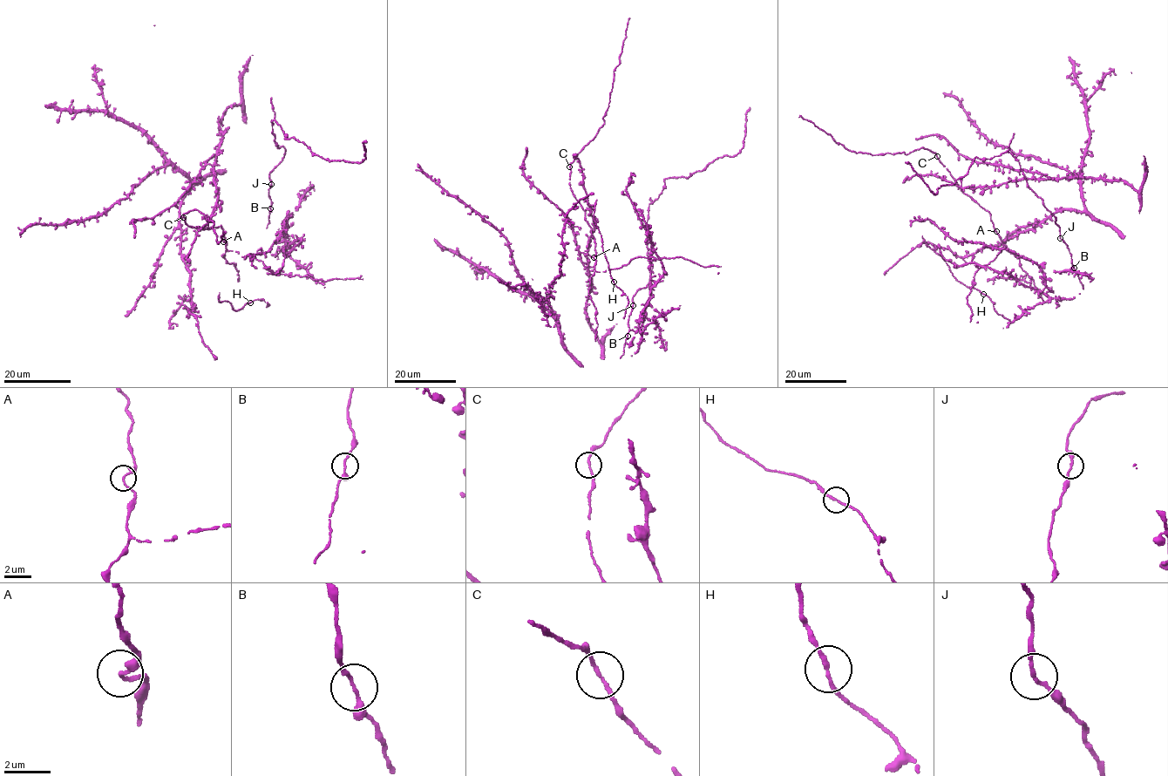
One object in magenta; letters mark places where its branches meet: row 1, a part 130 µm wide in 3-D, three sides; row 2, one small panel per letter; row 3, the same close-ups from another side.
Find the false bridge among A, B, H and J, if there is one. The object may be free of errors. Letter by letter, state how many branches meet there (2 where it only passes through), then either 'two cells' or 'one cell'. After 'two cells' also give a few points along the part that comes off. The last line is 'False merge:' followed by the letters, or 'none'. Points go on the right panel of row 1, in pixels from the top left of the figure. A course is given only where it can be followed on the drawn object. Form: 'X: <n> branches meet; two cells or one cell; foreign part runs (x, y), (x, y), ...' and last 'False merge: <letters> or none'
A: 2 branches meet; one cell
B: 2 branches meet; one cell
H: 2 branches meet; one cell
J: 2 branches meet; one cell
False merge: none

